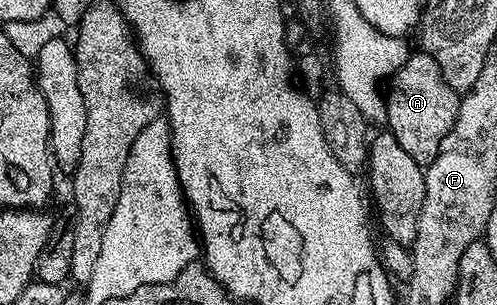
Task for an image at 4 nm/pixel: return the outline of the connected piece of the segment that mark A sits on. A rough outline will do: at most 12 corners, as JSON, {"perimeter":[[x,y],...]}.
{"perimeter":[[426,51],[389,80],[385,126],[412,161],[436,161],[459,92]]}

